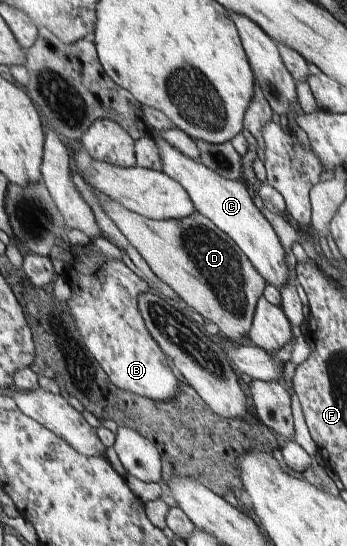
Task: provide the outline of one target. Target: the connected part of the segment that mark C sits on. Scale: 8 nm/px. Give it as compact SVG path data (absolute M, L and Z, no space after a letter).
M151 131L151 137L160 149L162 171L184 186L185 191L192 198L195 211L209 218L222 232L235 241L267 283L274 285L277 289L283 287L291 279L285 259L286 253L269 221L253 204L250 186L244 180L228 180L211 168L205 167L203 162L187 157L160 138L156 131Z

